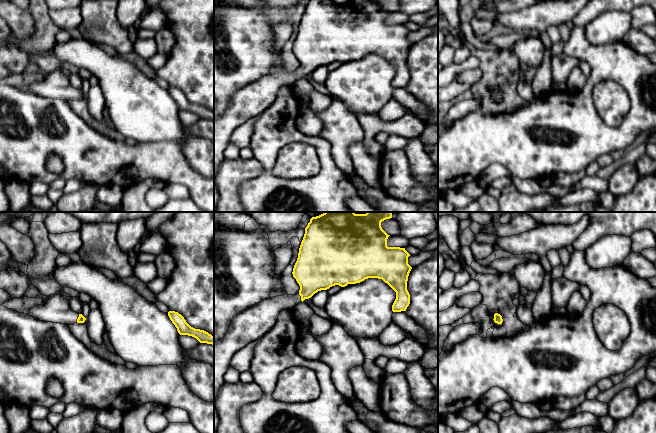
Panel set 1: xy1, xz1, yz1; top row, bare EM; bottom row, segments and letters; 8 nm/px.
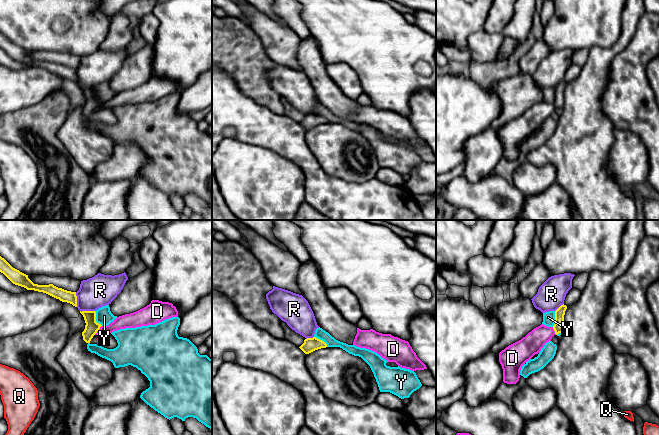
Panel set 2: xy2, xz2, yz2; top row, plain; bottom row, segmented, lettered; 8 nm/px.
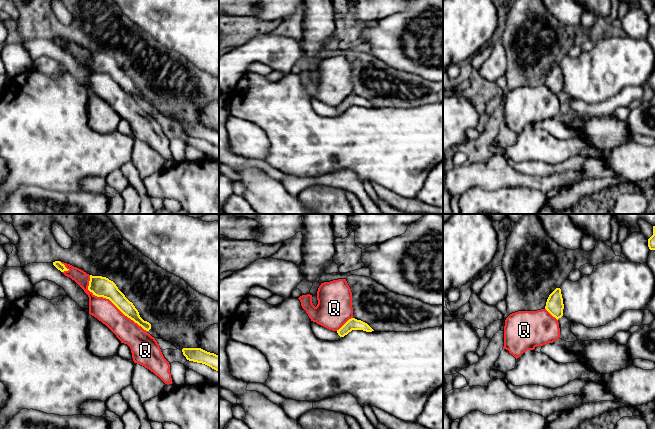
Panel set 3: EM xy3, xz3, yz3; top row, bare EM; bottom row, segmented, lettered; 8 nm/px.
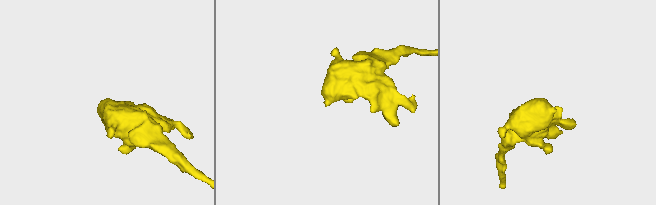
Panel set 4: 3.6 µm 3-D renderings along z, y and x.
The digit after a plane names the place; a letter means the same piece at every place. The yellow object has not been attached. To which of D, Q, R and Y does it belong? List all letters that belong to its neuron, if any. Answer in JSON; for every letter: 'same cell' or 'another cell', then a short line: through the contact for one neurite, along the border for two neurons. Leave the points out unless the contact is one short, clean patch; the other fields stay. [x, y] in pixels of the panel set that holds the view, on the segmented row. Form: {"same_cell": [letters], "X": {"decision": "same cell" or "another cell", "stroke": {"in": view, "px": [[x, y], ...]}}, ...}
{"same_cell": [], "D": {"decision": "another cell", "stroke": {"in": "xy2", "px": [[101, 325], [94, 334]]}}, "Q": {"decision": "another cell"}, "R": {"decision": "another cell", "stroke": {"in": "xy2", "px": [[80, 310], [95, 311]]}}, "Y": {"decision": "another cell", "stroke": {"in": "xy2", "px": [[95, 311], [95, 320], [102, 325]]}}}

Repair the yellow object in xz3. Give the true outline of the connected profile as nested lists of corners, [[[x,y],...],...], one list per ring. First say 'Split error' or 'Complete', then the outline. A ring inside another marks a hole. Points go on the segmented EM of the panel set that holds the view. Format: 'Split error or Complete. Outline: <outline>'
Complete. Outline: [[[351,318],[339,330],[337,330],[337,333],[340,337],[344,337],[352,330],[363,330],[366,332],[374,331],[367,323]]]

